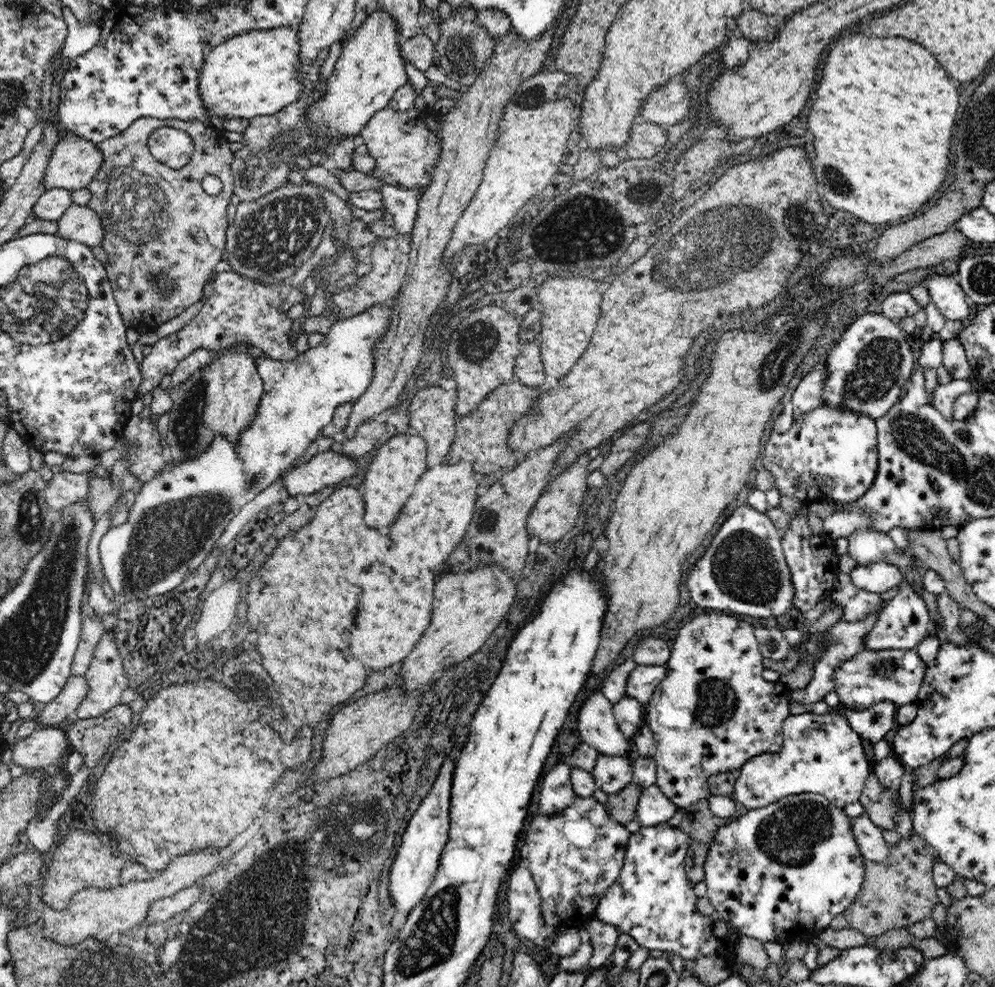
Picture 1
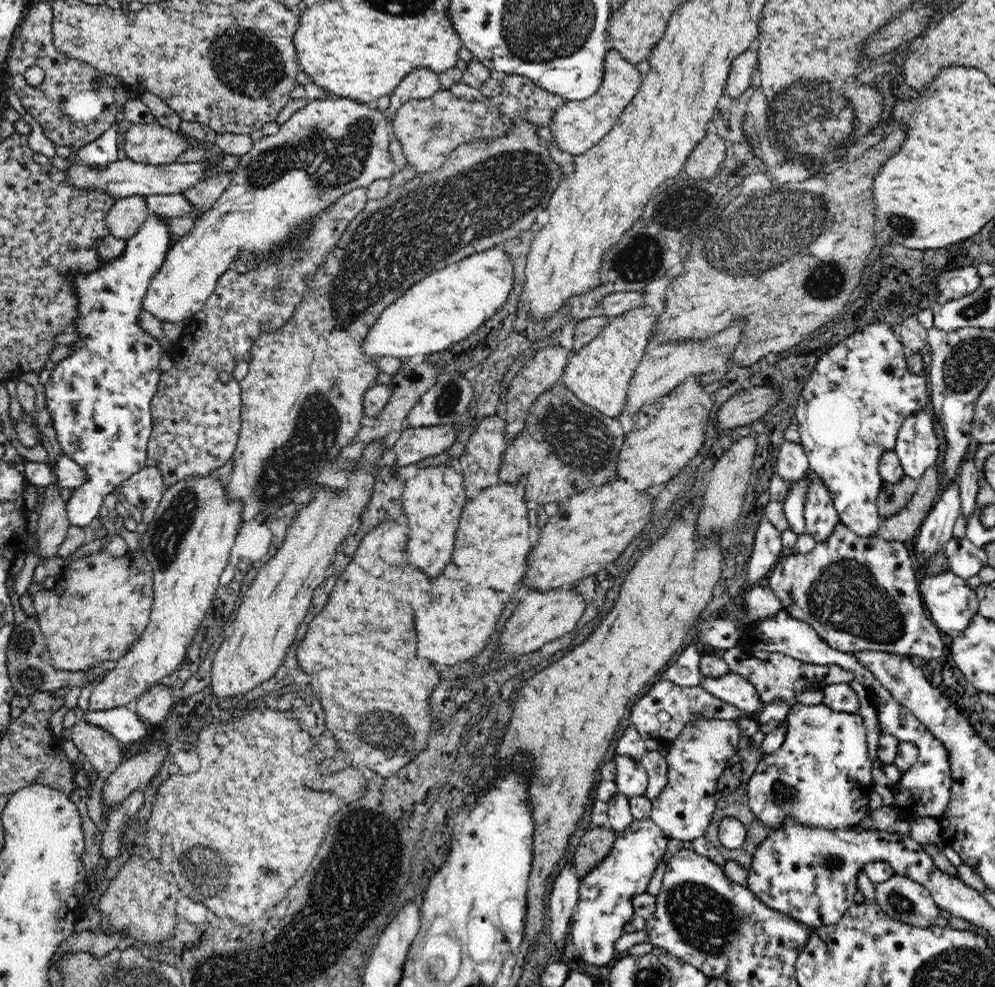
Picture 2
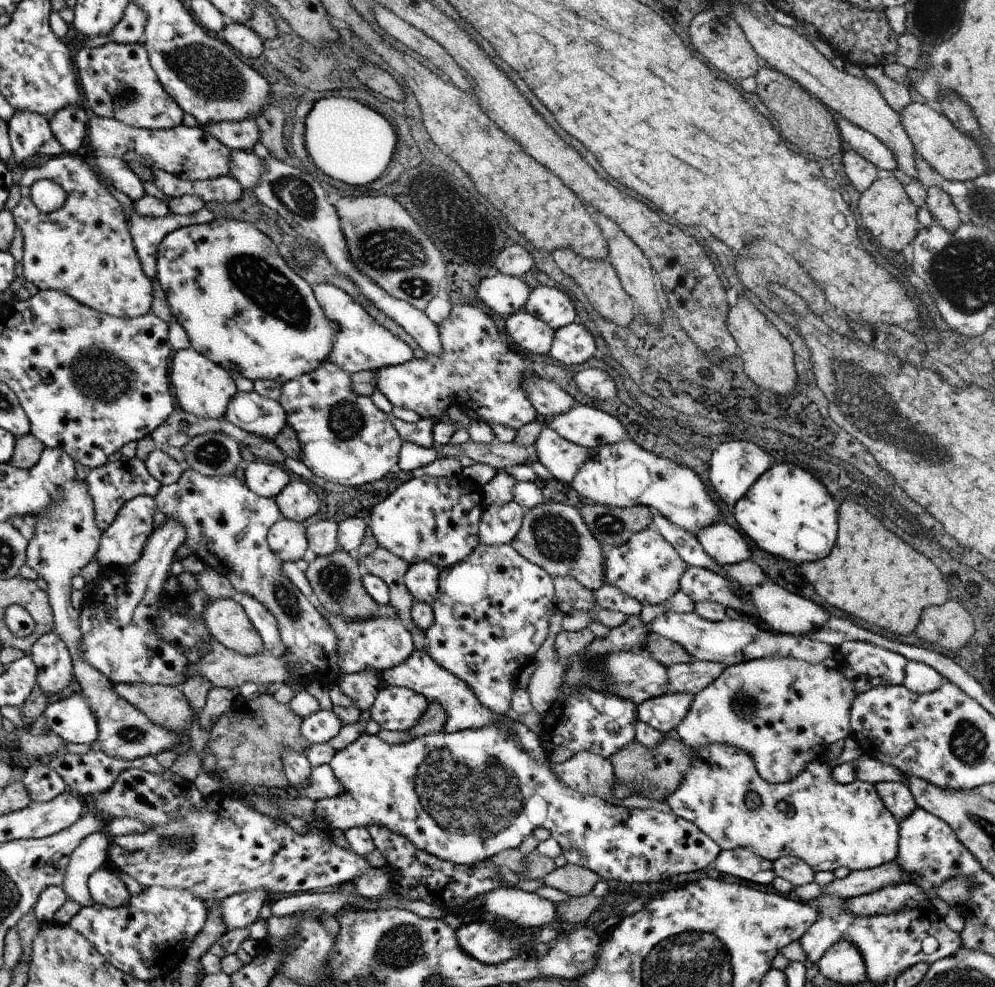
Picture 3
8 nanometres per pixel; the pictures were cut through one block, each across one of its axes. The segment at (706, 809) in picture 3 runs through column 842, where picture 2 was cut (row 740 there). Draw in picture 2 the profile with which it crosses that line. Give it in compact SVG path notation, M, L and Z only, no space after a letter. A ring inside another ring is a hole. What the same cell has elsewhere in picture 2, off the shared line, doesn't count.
M795 703L787 714L788 728L782 746L772 754L761 756L747 784L749 809L767 828L780 828L791 816L794 822L825 828L844 830L857 825L869 811L869 802L875 793L872 782L872 763L868 757L868 742L864 721L858 713L830 709L824 704L816 706Z

